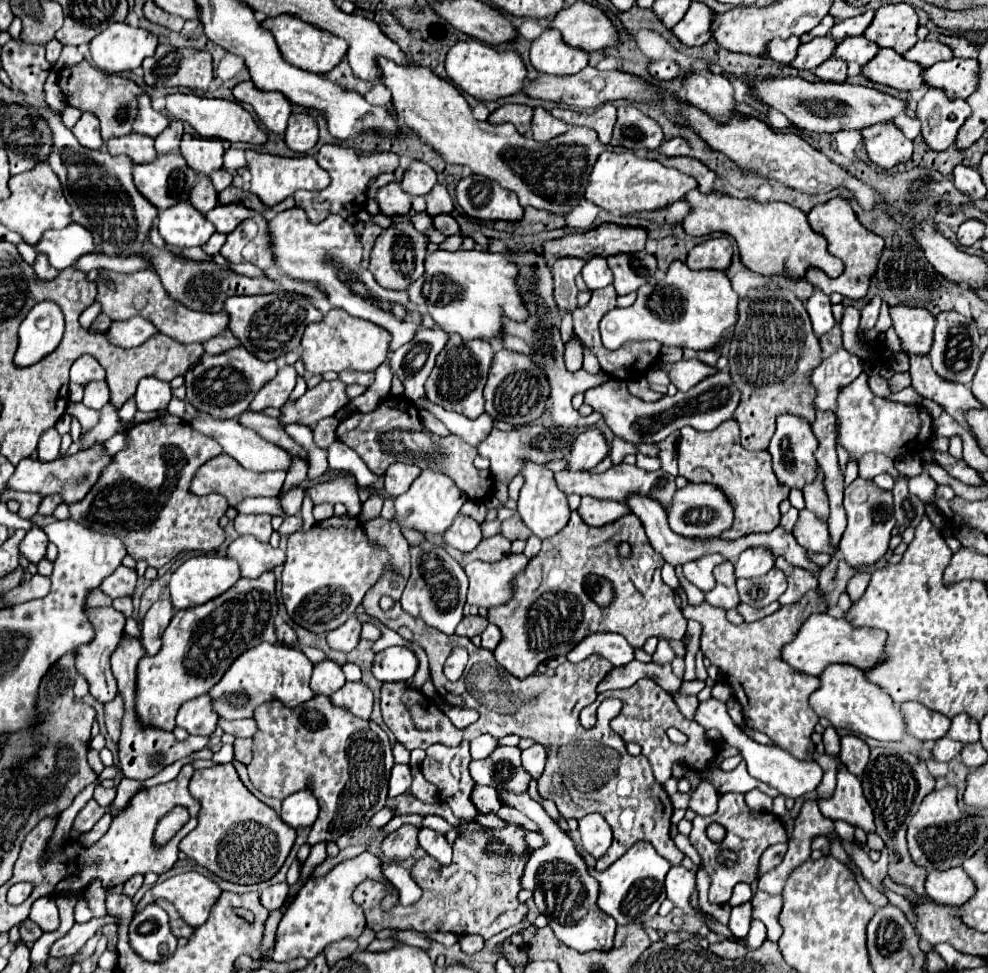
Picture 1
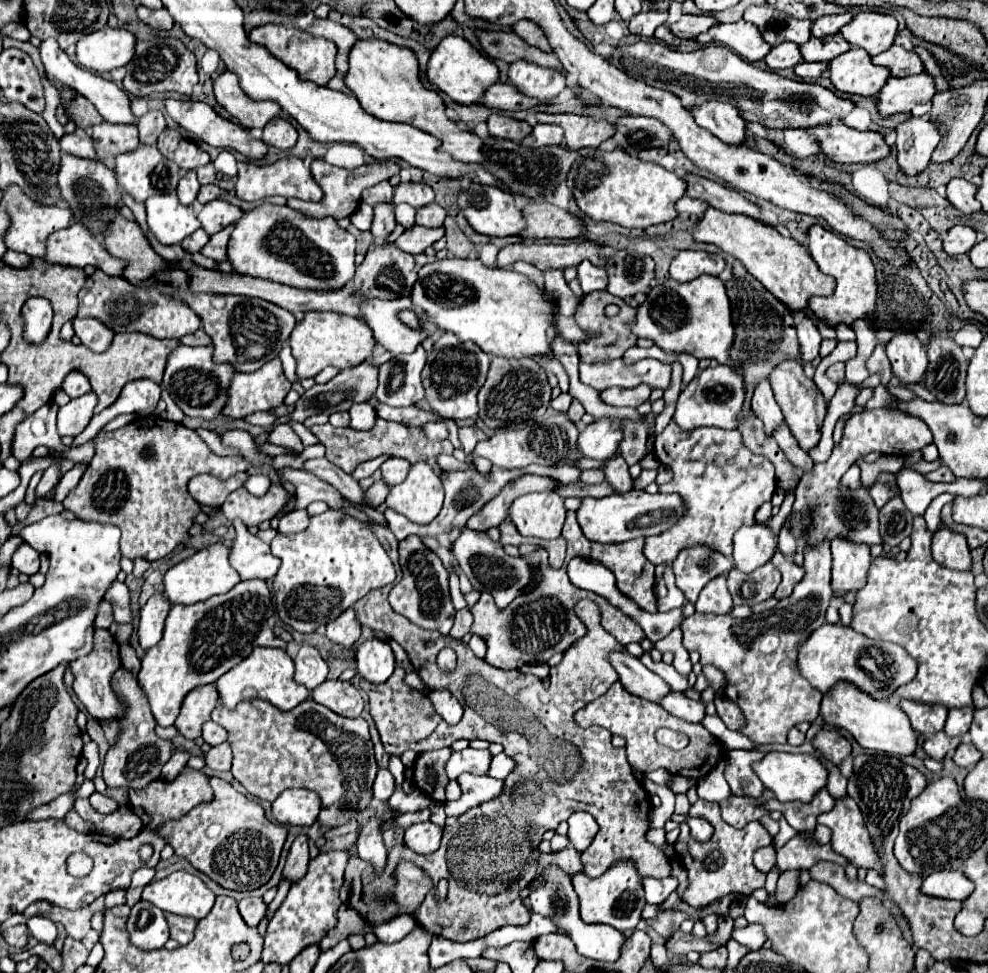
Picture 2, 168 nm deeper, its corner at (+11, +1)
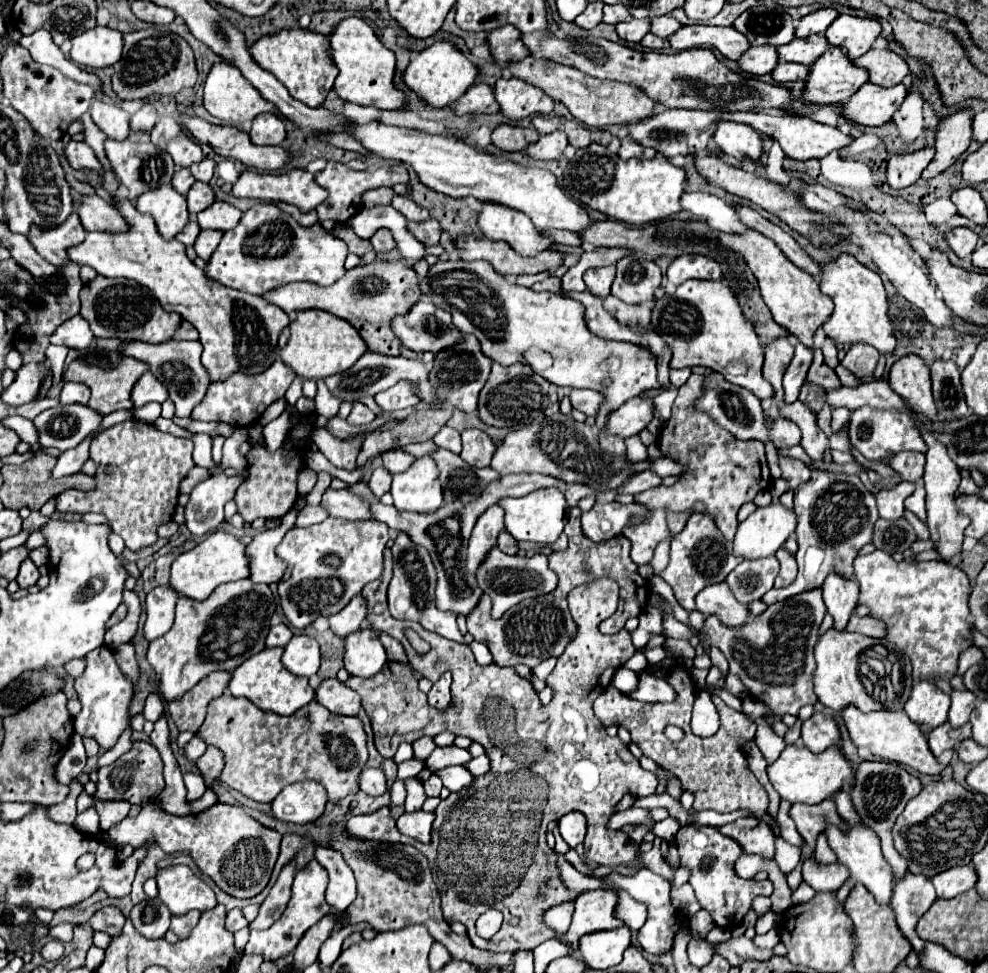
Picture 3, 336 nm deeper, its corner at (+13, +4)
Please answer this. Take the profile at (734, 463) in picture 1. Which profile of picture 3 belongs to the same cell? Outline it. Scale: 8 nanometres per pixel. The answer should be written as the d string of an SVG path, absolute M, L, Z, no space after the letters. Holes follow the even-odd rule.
M689 376L689 380L679 388L679 396L673 402L671 418L665 422L657 436L659 450L687 470L677 476L677 482L673 486L657 486L635 496L635 502L645 504L653 510L645 524L629 526L623 532L633 544L631 560L639 566L651 562L653 552L661 540L669 540L671 532L667 526L667 512L681 514L693 510L695 514L709 514L725 540L733 540L739 524L739 508L745 502L751 502L761 490L769 490L773 484L763 442L741 442L733 438L727 430L717 426L709 416L693 410L693 400L697 398L697 394L701 394L701 384L703 376Z

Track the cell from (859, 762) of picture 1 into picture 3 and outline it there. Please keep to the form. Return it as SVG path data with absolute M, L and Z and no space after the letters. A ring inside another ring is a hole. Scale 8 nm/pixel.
M815 712L809 720L803 722L801 738L811 752L823 752L831 746L841 748L841 732L831 716Z

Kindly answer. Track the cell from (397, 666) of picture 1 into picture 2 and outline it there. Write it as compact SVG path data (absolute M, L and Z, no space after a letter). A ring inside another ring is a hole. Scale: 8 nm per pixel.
M369 639L363 641L355 651L355 667L363 679L371 683L383 683L395 669L395 655L389 643Z

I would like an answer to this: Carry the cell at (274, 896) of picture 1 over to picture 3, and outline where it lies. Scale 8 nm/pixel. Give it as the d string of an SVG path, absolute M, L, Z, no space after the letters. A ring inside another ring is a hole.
M233 908L233 910L227 914L227 928L229 928L229 932L237 932L237 930L245 928L247 924L249 924L249 922L245 920L241 908Z

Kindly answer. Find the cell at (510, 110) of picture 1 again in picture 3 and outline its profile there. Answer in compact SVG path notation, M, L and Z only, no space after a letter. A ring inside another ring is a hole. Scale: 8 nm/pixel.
M499 124L493 134L493 144L505 152L515 152L515 150L525 150L529 142L539 138L539 132L533 128L521 128L513 124Z

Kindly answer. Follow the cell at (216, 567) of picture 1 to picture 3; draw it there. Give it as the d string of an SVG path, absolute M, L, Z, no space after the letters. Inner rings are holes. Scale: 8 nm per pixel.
M217 530L209 534L201 544L193 550L187 550L175 558L171 564L171 586L179 596L187 596L193 600L205 600L211 592L227 582L235 582L249 576L249 560L245 556L245 546L231 534Z

